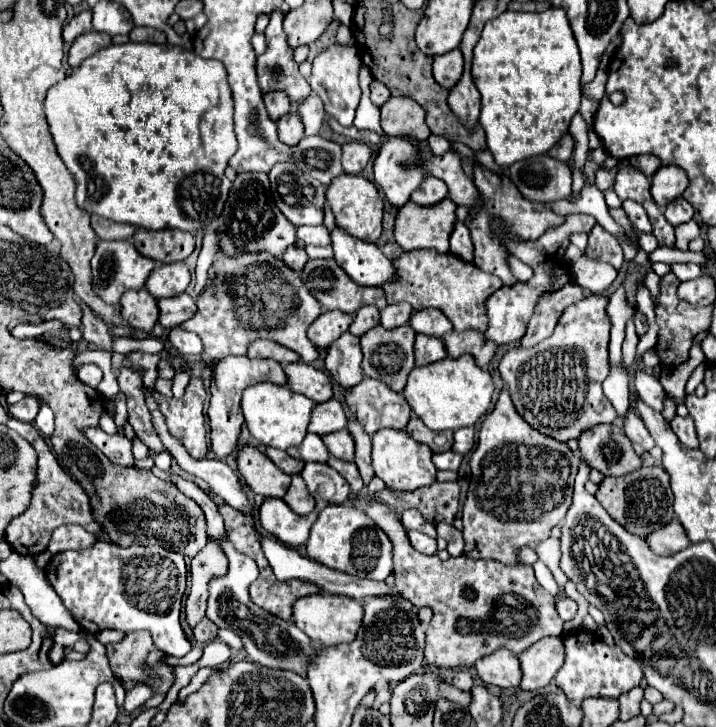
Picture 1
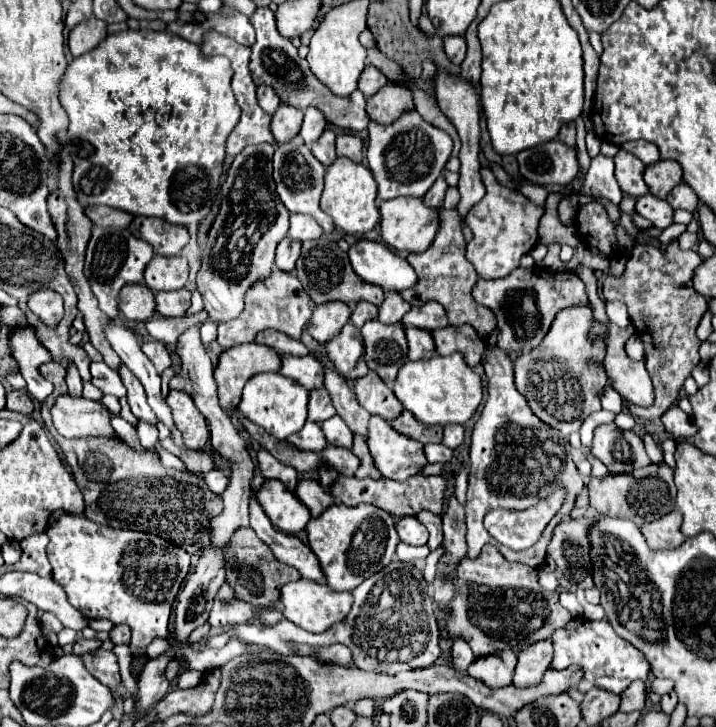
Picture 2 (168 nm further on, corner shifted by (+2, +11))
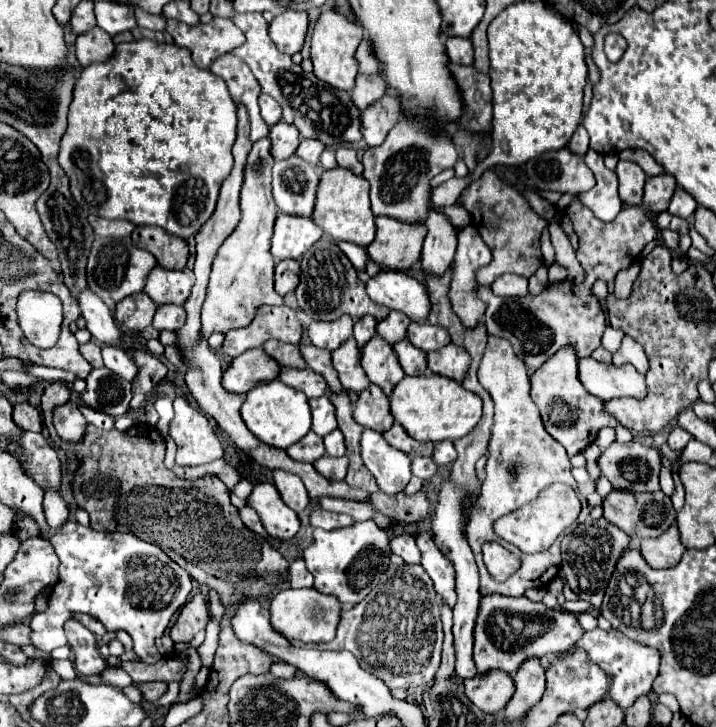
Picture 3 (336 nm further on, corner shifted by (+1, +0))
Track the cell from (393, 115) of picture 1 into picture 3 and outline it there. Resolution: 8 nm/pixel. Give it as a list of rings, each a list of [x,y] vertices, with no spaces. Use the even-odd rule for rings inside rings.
[[[385,94],[381,100],[371,104],[361,112],[361,132],[369,146],[383,144],[389,130],[399,122],[403,116],[401,100],[395,96]]]

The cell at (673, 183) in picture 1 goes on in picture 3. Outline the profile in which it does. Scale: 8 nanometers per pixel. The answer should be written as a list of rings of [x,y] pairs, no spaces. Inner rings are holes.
[[[659,174],[659,176],[651,176],[645,182],[645,196],[643,196],[643,204],[647,206],[647,210],[659,214],[663,210],[667,210],[671,196],[675,194],[677,188],[677,180],[671,174]]]

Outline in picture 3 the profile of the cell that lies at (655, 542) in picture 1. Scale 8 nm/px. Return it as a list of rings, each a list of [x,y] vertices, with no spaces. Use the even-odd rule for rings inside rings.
[[[675,524],[671,528],[667,528],[667,532],[663,532],[657,538],[641,540],[641,554],[647,560],[647,564],[653,568],[675,566],[681,560],[683,552],[685,552],[685,548],[679,540],[679,530]]]

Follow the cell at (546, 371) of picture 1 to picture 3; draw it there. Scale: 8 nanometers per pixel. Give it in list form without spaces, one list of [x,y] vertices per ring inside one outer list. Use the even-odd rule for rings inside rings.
[[[561,348],[543,364],[539,370],[531,374],[531,400],[537,404],[541,420],[545,424],[545,430],[565,446],[567,454],[573,456],[581,450],[585,450],[595,438],[597,432],[605,426],[617,426],[619,422],[603,412],[603,400],[597,396],[591,396],[581,380],[579,380],[579,370],[577,370],[577,356],[575,348]]]

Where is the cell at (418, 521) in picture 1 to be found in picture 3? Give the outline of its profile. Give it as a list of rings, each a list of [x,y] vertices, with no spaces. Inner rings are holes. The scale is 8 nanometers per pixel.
[[[419,532],[415,538],[417,538],[417,546],[423,554],[421,566],[433,580],[437,594],[449,606],[455,606],[455,600],[457,600],[457,596],[455,596],[455,568],[451,568],[451,560],[447,560],[443,556],[443,552],[439,552],[439,548],[435,548],[435,542],[431,540],[431,532]]]

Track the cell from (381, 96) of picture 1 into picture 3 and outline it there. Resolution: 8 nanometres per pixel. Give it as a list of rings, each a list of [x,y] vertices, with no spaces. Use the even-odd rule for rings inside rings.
[[[359,74],[357,76],[357,84],[355,84],[351,96],[353,96],[353,102],[357,104],[357,108],[365,110],[375,100],[383,98],[385,90],[387,90],[387,82],[385,82],[385,78],[381,74],[375,74],[375,76]]]

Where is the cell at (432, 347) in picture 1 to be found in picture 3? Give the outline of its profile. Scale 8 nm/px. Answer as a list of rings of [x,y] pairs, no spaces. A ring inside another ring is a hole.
[[[401,340],[393,344],[399,364],[403,366],[407,376],[423,376],[427,374],[427,354],[419,348],[415,348],[409,340]]]

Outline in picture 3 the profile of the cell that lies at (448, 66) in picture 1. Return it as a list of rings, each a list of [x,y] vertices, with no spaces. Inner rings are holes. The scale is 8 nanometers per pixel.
[[[449,38],[447,44],[447,56],[453,64],[463,64],[463,66],[471,66],[473,64],[473,46],[471,40],[461,40],[461,38]]]

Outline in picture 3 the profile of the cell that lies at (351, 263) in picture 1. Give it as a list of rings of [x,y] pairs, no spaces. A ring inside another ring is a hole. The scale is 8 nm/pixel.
[[[381,270],[365,284],[373,302],[407,314],[411,320],[425,320],[429,314],[429,296],[425,286],[399,270]]]

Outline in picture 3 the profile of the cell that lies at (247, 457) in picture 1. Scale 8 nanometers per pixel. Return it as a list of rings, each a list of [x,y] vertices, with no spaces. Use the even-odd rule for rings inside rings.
[[[273,470],[273,482],[275,482],[283,502],[289,508],[293,508],[297,514],[307,510],[311,500],[309,500],[309,494],[307,494],[303,482],[299,480],[299,476],[295,476],[291,472],[283,472],[283,470]]]

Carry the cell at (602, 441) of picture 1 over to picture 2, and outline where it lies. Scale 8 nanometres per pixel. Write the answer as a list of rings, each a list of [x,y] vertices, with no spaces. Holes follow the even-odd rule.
[[[614,423],[600,425],[594,431],[592,455],[600,459],[610,473],[632,473],[652,461],[644,451],[644,441],[634,431],[622,431]]]

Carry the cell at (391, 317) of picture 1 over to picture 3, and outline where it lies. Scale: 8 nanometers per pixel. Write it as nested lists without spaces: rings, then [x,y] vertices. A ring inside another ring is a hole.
[[[391,310],[387,318],[383,318],[377,324],[377,334],[387,340],[389,344],[397,344],[403,338],[407,338],[407,326],[411,324],[411,320],[407,316],[403,316],[403,312],[395,312]]]

